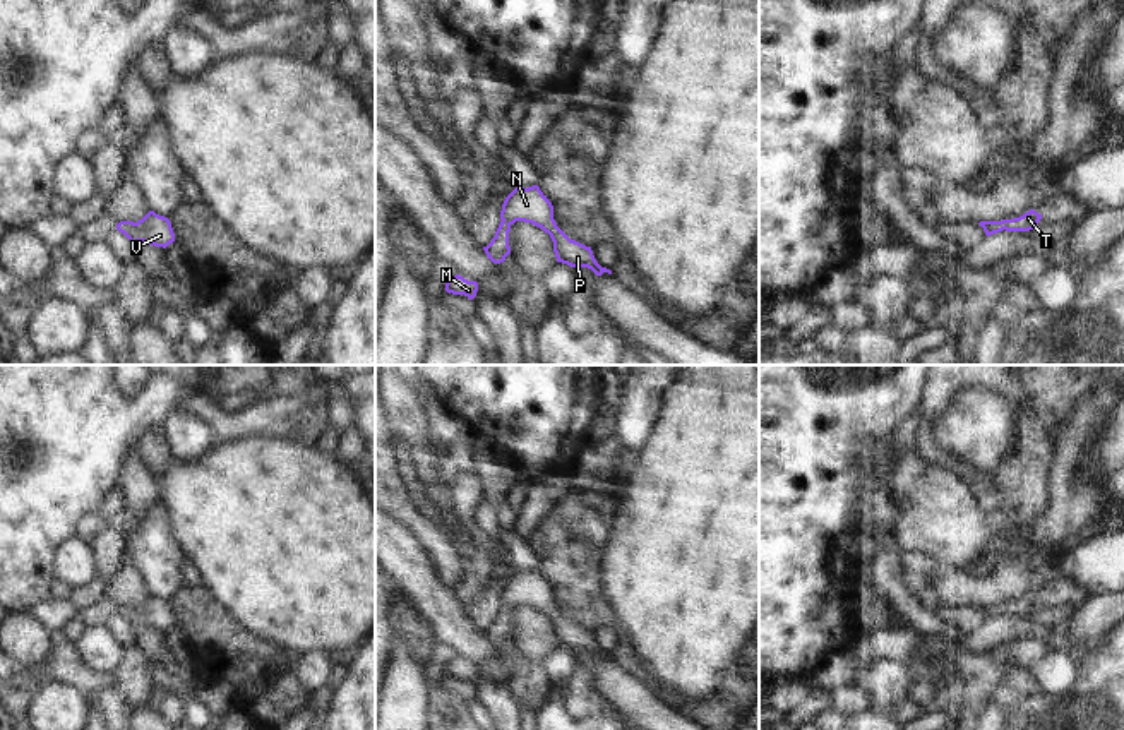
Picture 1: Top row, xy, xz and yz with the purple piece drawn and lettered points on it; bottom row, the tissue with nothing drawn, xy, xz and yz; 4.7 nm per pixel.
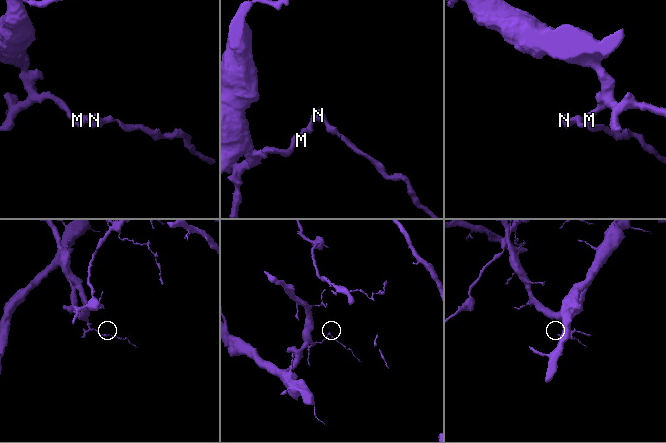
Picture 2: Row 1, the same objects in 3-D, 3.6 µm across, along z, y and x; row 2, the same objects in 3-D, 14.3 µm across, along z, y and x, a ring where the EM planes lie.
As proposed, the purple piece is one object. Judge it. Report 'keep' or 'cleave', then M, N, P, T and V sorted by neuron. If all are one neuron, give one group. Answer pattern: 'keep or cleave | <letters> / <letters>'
keep | M N P T V

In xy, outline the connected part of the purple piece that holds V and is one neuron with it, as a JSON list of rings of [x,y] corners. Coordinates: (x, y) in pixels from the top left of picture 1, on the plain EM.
[[[149,595],[137,607],[120,605],[117,613],[123,617],[132,627],[144,625],[154,631],[166,632],[175,625],[175,617],[168,601]]]

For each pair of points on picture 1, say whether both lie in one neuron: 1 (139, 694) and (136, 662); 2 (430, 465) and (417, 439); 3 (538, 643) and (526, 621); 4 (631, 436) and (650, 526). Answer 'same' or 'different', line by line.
1: same
2: same
3: same
4: different

